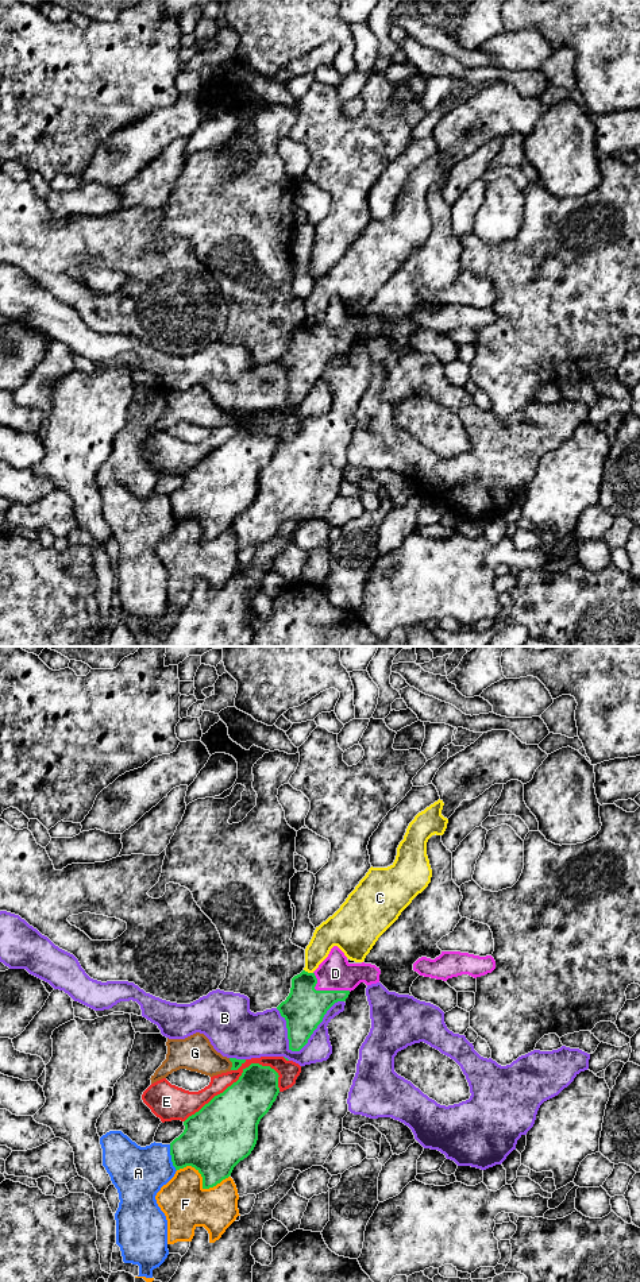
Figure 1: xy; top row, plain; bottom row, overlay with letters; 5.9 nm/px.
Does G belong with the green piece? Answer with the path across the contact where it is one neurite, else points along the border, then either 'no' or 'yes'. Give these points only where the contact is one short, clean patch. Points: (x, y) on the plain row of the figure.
along xy (228, 410), (231, 421) | no

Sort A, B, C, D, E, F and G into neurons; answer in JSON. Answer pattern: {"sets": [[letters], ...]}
{"sets": [["A"], ["B"], ["C"], ["D"], ["E"], ["F"], ["G"]]}

